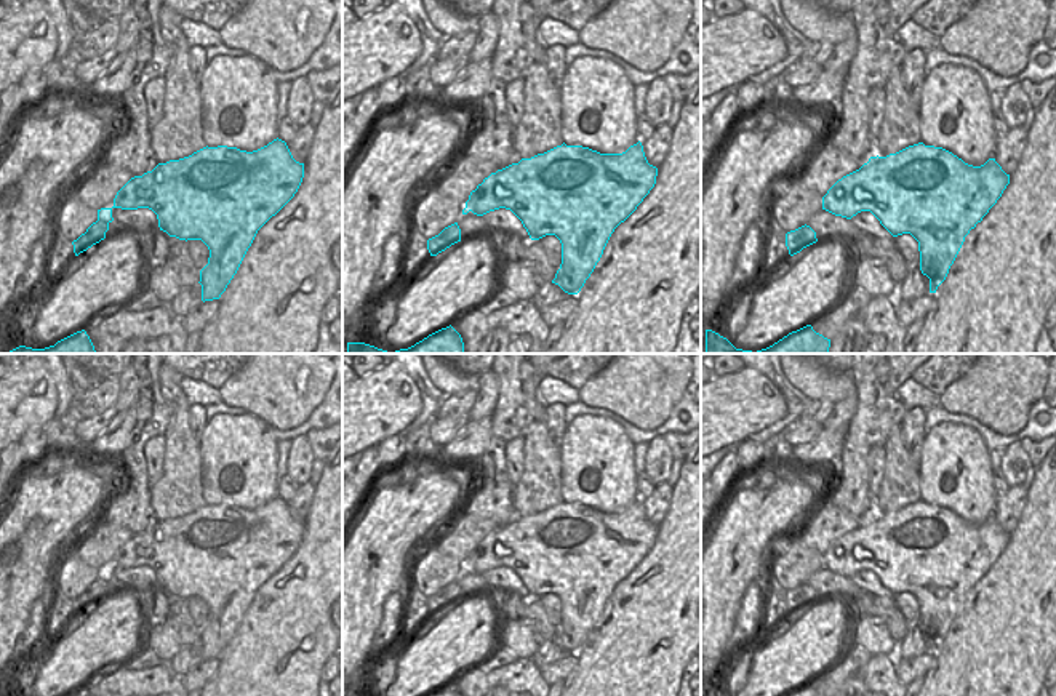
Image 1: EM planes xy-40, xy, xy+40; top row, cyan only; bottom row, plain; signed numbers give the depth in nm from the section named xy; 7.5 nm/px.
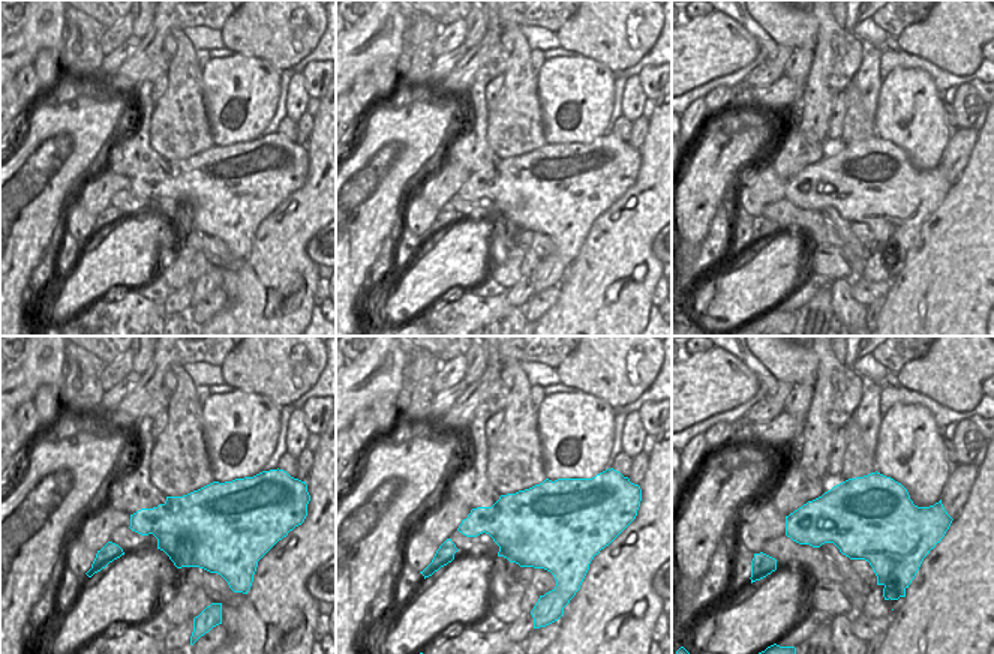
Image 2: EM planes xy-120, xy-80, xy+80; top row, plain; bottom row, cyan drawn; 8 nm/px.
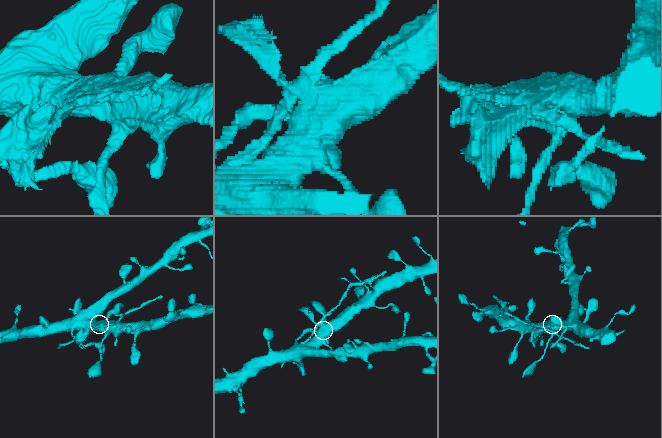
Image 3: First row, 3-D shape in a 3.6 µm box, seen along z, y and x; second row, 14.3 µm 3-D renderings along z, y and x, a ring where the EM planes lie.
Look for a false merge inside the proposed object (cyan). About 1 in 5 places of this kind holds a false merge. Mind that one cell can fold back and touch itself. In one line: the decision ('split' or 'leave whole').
split

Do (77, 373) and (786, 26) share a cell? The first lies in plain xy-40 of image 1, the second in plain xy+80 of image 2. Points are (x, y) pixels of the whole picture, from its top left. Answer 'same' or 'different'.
same

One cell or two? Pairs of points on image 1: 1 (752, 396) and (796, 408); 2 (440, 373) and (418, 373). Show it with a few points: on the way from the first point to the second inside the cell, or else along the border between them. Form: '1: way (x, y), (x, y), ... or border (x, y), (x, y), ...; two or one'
1: border (764, 375), (780, 392), (784, 415), (760, 432); two
2: border (424, 370), (428, 378), (445, 396); two

